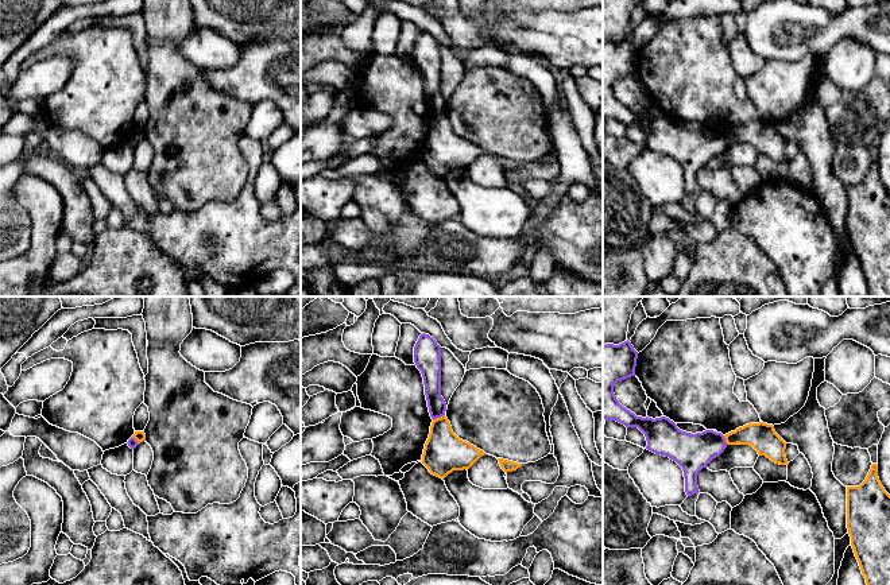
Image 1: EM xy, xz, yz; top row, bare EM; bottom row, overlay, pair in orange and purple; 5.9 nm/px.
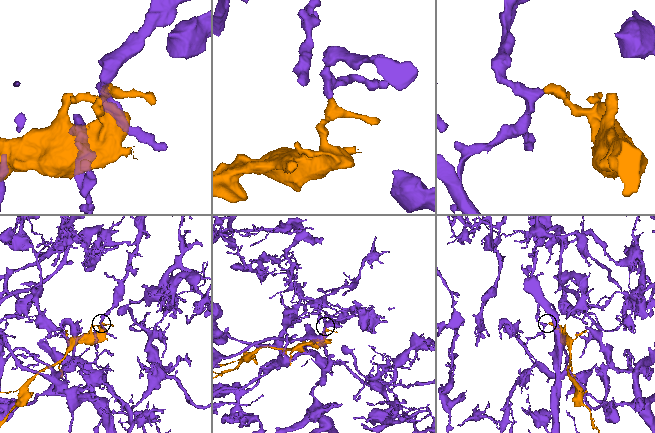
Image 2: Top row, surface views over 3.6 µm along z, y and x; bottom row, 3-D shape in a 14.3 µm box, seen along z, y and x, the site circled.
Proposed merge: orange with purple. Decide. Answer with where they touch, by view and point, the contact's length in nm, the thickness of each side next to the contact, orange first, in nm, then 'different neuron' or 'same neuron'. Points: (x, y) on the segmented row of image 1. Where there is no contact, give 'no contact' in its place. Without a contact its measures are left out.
meets orange in xz at (438, 418); contact 80 nm long; 240 nm thick on the orange side, 110 nm on the other; different neuron

